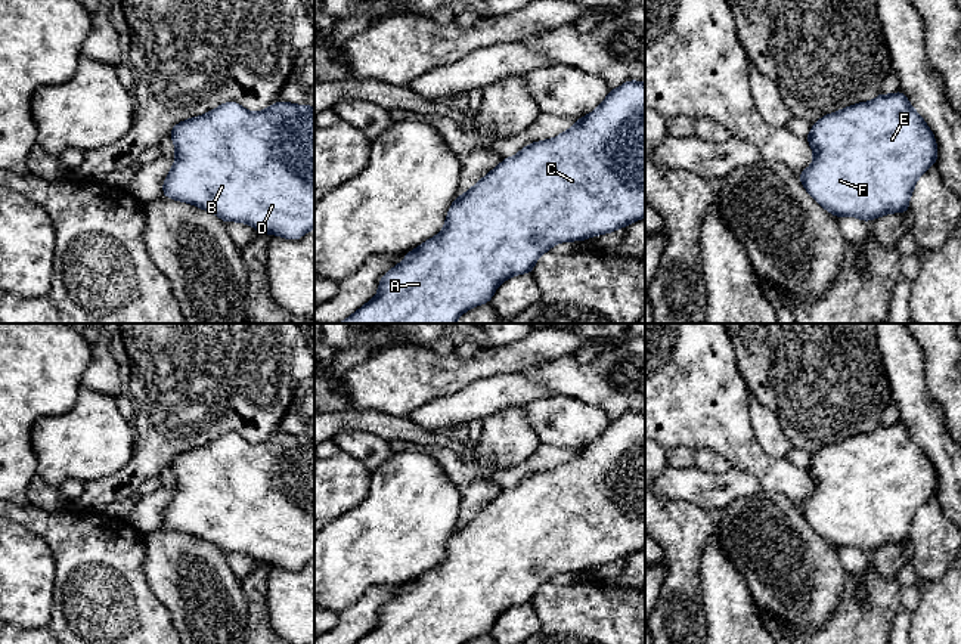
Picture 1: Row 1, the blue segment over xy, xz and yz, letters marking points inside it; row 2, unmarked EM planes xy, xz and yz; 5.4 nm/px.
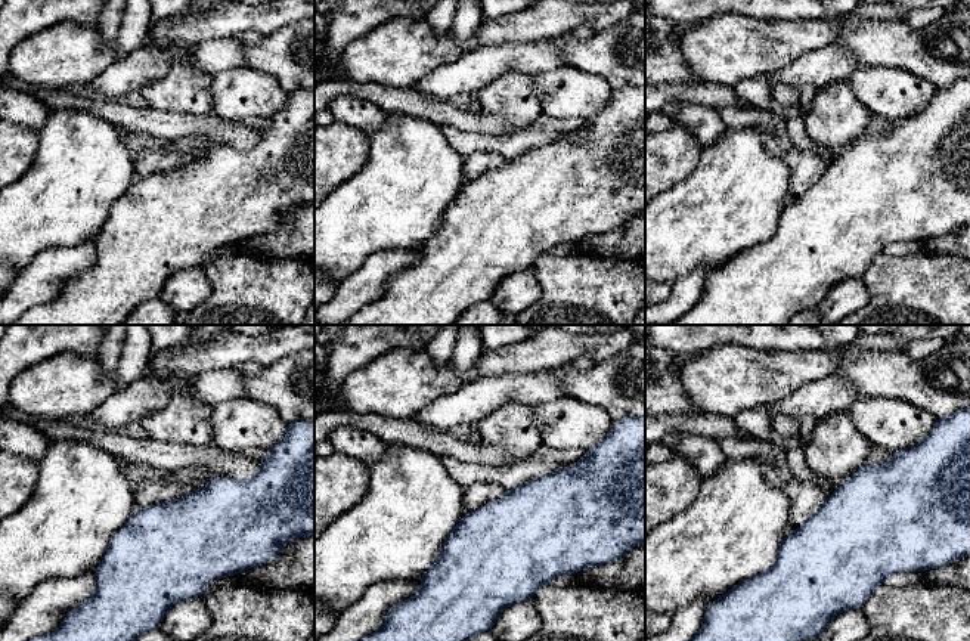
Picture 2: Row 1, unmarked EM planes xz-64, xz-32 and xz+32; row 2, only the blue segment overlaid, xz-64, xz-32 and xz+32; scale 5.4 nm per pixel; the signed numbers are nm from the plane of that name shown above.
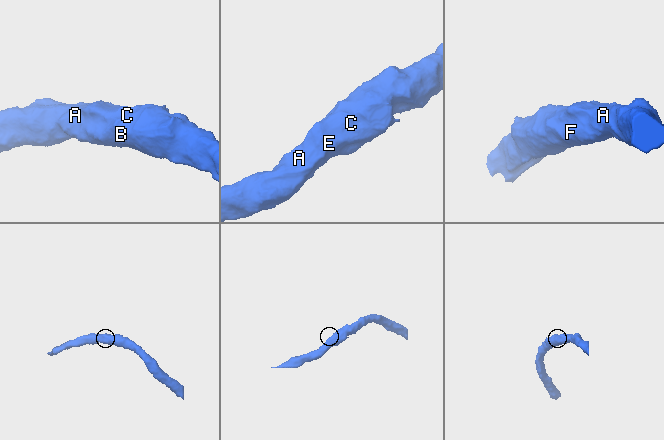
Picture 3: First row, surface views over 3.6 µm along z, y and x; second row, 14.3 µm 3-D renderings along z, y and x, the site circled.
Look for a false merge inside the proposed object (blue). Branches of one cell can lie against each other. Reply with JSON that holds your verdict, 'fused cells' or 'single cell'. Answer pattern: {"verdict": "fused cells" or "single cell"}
{"verdict": "single cell"}

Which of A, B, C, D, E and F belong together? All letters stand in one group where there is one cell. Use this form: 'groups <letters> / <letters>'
groups A B C D E F

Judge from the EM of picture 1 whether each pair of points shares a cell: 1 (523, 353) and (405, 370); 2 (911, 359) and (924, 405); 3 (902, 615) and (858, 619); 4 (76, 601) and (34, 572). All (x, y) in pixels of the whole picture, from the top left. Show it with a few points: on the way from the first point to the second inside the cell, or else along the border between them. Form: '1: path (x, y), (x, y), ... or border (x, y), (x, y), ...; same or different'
1: path (493, 361), (470, 371), (434, 371); same
2: path (911, 371), (913, 393); same
3: border (901, 606), (890, 628); different
4: border (52, 551), (55, 573), (53, 607), (49, 619); different

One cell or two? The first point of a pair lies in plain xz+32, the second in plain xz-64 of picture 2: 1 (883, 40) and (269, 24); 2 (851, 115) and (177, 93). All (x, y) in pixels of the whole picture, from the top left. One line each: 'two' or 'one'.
1: two
2: one

